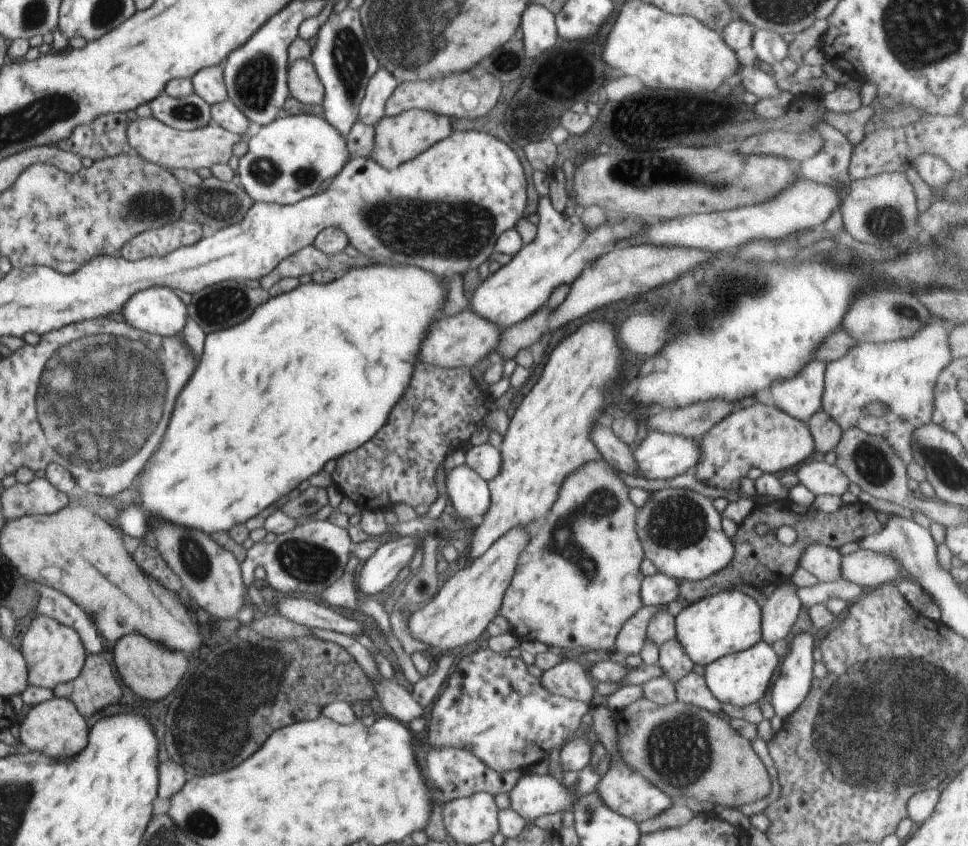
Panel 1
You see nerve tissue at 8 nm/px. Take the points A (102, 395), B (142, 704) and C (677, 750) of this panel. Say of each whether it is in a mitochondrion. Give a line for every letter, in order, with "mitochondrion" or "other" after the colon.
A: mitochondrion
B: other
C: mitochondrion

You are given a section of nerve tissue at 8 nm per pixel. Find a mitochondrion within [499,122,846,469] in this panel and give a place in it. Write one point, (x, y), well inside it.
(714, 310)

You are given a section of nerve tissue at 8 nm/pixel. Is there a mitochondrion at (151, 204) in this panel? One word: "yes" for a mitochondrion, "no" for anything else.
yes

